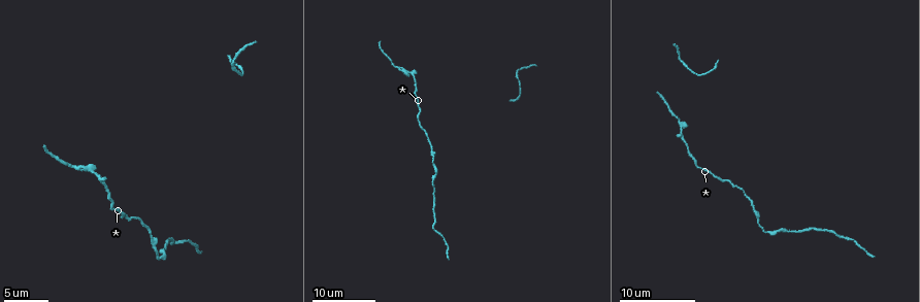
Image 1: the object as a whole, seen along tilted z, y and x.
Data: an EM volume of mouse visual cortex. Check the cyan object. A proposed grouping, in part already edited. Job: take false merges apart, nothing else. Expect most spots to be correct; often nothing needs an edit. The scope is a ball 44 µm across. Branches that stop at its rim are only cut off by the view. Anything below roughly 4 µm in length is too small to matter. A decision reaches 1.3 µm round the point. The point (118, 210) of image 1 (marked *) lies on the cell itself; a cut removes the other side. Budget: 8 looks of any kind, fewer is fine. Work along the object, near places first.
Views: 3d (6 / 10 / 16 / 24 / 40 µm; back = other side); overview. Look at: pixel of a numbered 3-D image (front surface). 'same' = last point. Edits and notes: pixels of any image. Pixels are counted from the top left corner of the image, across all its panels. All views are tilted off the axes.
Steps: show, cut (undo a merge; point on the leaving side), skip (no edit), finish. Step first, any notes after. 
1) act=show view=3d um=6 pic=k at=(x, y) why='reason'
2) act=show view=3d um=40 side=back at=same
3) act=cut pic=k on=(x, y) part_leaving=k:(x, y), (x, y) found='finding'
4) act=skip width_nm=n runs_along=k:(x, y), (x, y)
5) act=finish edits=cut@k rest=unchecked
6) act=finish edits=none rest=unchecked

act=show view=3d um=16 pic=1 at=(415, 72)

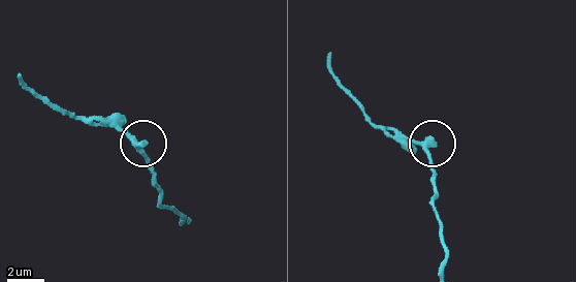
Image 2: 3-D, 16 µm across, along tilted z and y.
act=show view=3d um=10 pic=2 at=(146, 143)

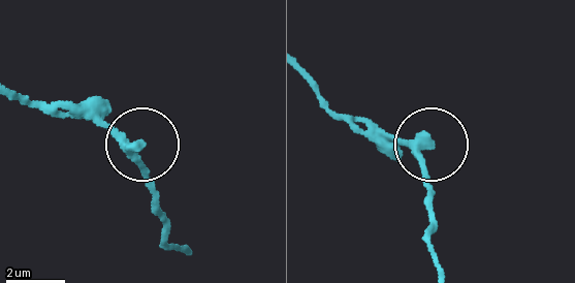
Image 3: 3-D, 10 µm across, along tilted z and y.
act=show view=3d um=6 pic=3 at=(430, 146)

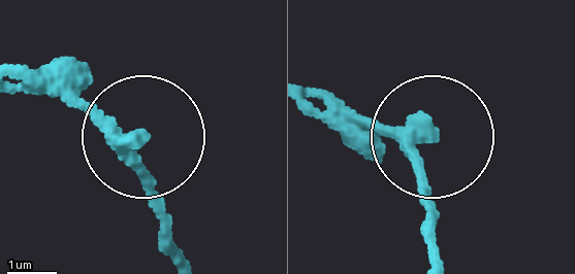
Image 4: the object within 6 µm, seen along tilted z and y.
act=skip runs_along=4:(435, 255), (425, 136), (344, 116) found='all the same cell'

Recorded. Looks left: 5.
act=show view=3d um=16 pic=1 at=(415, 92) why='sudden change in width'

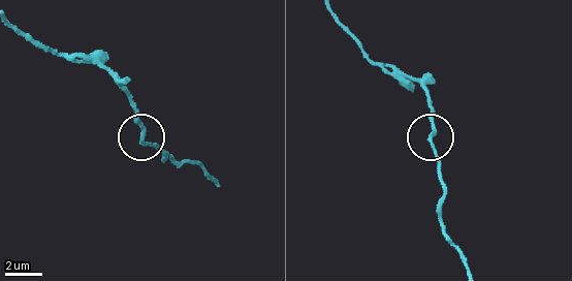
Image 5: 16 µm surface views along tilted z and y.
act=show view=3d um=6 pic=5 at=(433, 136)

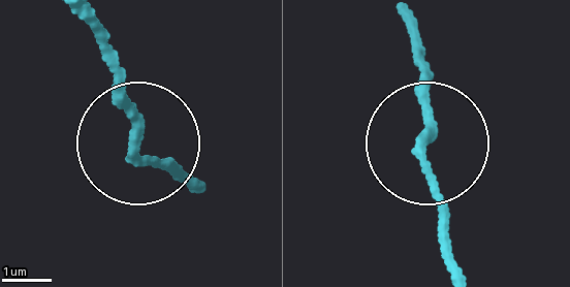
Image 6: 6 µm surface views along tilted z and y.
act=skip runs_along=6:(161, 167), (133, 146), (117, 66) found='one cell here'

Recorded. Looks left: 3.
act=show view=3d um=24 pic=1 at=(435, 197) why='calibre changes'

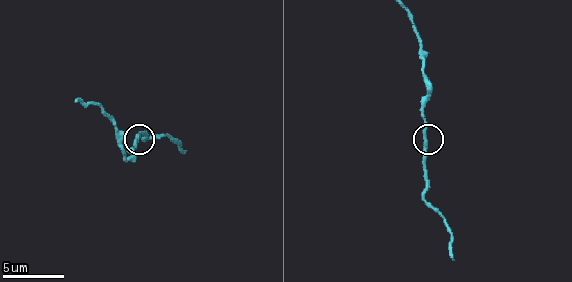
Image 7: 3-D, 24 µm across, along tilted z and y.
act=show view=3d um=6 pic=7 at=(423, 134) why='zoom in'

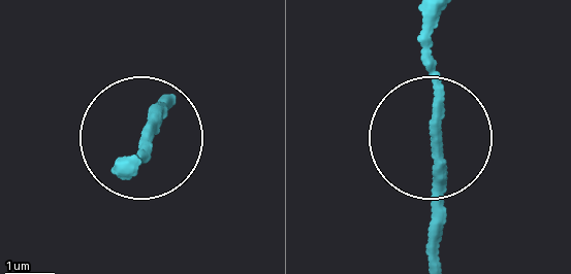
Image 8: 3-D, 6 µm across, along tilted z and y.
act=show view=3d um=6 side=back pic=8 at=(434, 141)

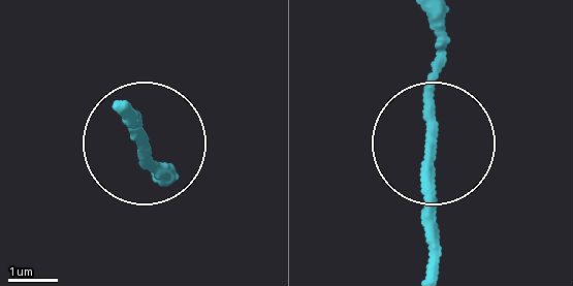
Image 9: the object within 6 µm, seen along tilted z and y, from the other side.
act=skip runs_along=9:(434, 25), (431, 261) found='continuous, no second cell'

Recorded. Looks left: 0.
act=finish edits=none rest=unchecked

